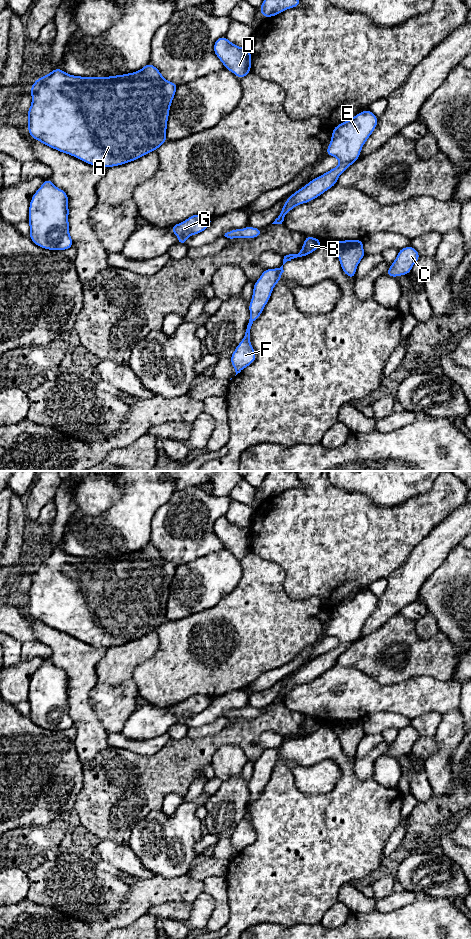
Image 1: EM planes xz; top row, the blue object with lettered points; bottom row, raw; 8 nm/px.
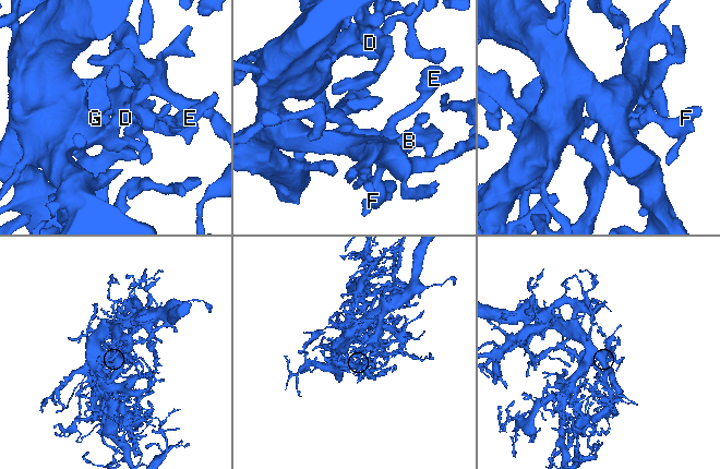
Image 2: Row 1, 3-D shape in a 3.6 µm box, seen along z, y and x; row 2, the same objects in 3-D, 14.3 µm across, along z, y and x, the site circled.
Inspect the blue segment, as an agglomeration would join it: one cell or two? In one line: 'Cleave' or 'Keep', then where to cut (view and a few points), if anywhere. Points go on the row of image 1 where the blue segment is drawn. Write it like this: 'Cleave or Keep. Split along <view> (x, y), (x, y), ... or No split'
Keep. No split

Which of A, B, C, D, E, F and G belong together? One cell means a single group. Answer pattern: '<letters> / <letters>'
A B C D E F G

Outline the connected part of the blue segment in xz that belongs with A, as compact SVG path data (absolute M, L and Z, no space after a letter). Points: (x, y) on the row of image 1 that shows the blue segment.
M151 63L146 64L141 70L134 73L127 73L123 75L115 75L108 77L82 77L73 76L65 73L59 67L54 69L49 74L38 78L33 85L30 87L32 104L27 111L29 117L28 121L28 131L33 139L49 146L55 150L62 153L69 154L76 157L87 164L96 165L104 168L109 168L112 166L120 166L128 162L132 162L136 159L143 157L144 155L157 150L162 144L164 144L166 139L167 130L167 120L169 117L169 110L171 103L173 101L174 95L176 93L178 85L174 82L167 81L160 71Z

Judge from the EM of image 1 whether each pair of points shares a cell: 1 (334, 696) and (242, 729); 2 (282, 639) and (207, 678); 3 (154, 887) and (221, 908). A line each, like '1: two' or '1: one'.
1: two
2: one
3: two

